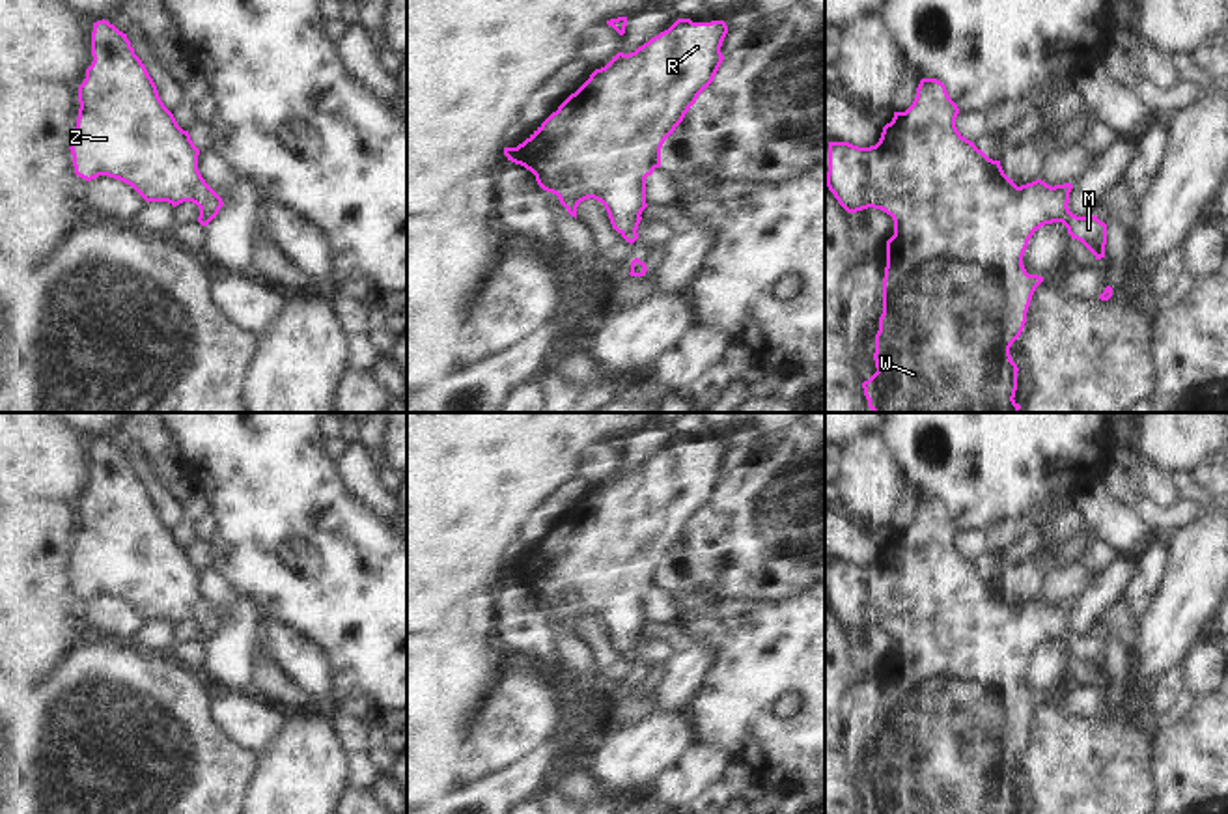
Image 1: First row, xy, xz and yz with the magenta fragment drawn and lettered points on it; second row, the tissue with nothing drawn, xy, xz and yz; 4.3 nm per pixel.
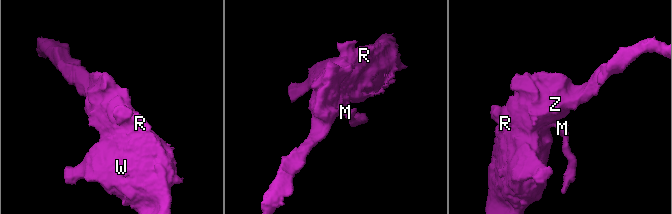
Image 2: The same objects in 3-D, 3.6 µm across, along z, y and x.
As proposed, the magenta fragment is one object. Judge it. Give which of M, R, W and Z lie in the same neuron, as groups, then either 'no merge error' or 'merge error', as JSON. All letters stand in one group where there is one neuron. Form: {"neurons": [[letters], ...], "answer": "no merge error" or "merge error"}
{"neurons": [["M", "R", "W", "Z"]], "answer": "no merge error"}

